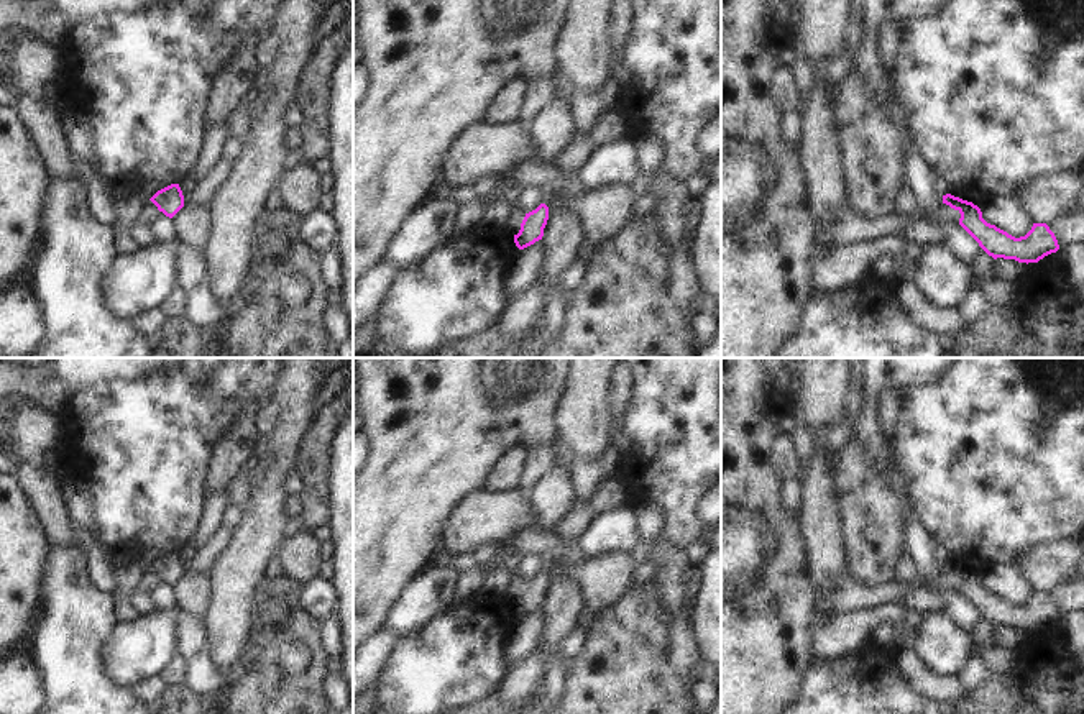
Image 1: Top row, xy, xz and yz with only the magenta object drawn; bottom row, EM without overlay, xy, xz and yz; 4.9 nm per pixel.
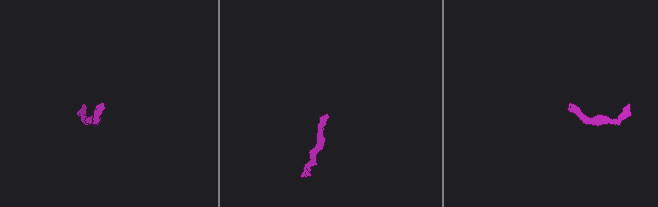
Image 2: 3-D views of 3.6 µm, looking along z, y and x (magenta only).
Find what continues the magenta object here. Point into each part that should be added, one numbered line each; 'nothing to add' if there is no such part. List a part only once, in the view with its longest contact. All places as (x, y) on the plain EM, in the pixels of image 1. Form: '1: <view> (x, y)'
1: yz (948, 581)

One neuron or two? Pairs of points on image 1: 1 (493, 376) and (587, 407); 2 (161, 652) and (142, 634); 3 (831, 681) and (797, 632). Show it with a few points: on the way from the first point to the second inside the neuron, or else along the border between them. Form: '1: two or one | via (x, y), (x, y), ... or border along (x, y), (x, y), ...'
1: two | border along (567, 375), (567, 384), (557, 404)
2: one | via (156, 647), (146, 639)
3: two | border along (815, 660), (805, 672), (795, 695)

